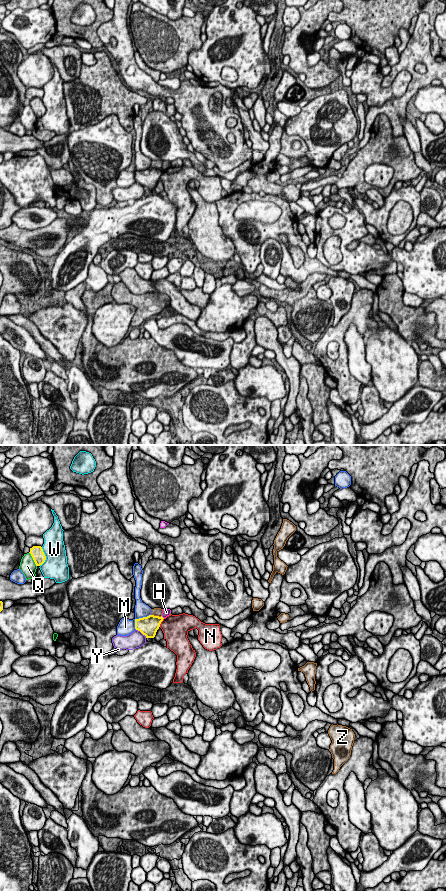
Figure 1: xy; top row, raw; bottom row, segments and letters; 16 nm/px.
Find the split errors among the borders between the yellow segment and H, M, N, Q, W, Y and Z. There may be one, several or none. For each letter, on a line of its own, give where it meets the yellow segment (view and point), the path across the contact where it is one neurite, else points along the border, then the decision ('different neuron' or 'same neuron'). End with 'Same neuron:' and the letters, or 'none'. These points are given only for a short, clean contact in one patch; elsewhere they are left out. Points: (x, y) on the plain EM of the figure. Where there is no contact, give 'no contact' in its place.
H: xy (162, 169) | same neuron
M: xy (139, 170) | different neuron
N: xy (161, 173) | different neuron
Q: xy (33, 111) | different neuron
W: xy (45, 109) | different neuron
Y: xy (141, 184) | different neuron
Z: xy (156, 168) | along xy (151, 166), (161, 168) | different neuron
Same neuron: H

